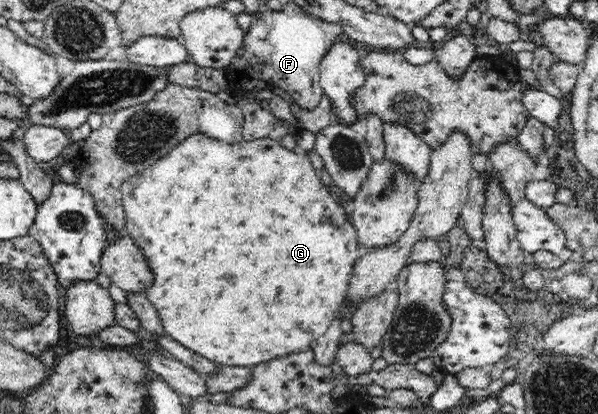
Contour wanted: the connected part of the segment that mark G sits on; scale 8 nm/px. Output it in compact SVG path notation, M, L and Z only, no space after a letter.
M193 133L153 165L127 176L121 193L127 233L143 249L142 253L153 273L153 285L144 293L159 313L167 335L187 349L221 366L252 367L309 350L311 341L321 337L340 315L340 308L349 293L354 267L363 252L358 243L356 228L347 220L347 210L337 203L337 197L321 182L307 154L297 154L269 138L253 141L242 139L239 143L229 144L202 133Z

